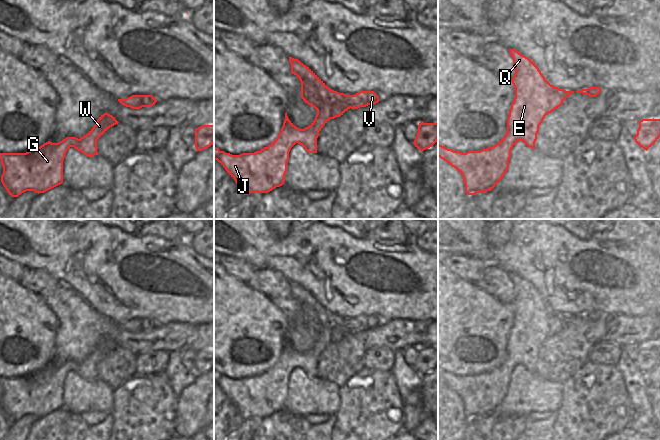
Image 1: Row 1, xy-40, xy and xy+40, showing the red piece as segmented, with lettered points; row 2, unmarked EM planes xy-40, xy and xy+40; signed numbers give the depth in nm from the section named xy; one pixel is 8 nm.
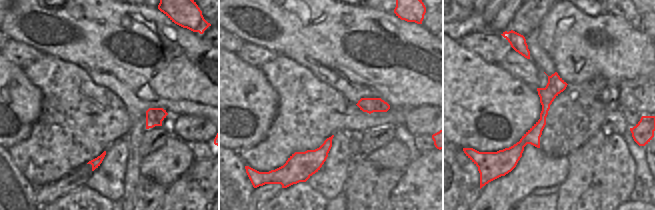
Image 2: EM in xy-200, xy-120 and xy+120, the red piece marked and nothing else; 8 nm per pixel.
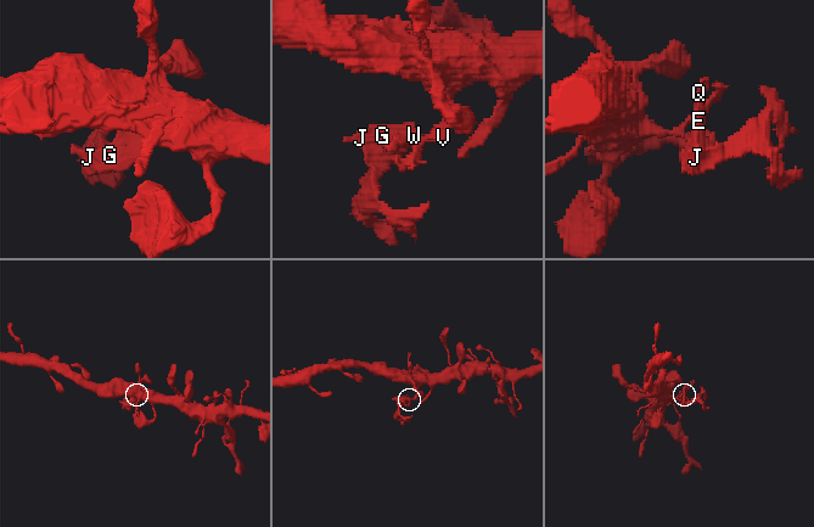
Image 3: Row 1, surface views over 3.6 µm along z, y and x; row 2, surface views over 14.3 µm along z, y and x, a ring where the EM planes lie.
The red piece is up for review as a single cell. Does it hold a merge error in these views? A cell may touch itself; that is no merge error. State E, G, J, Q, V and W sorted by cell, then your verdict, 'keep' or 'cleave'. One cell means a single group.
E G J Q W / V; cleave

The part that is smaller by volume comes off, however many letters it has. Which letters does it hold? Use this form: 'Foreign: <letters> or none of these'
Foreign: E, G, J, Q, W

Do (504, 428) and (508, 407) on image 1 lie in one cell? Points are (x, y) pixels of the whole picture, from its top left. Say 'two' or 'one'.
two

